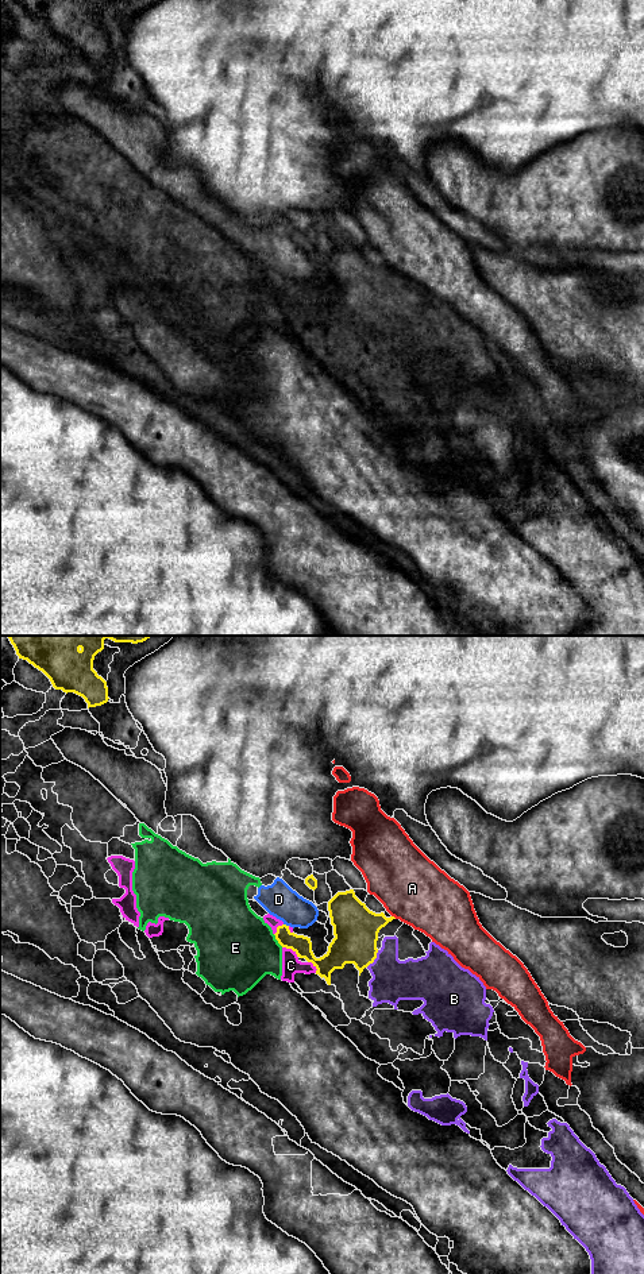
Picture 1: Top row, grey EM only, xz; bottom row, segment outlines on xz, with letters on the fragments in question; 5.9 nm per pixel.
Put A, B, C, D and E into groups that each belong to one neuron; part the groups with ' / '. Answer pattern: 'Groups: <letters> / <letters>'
Groups: A / B / C E / D

